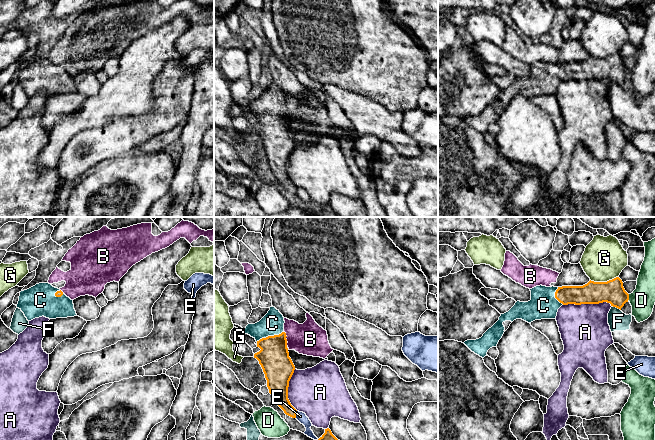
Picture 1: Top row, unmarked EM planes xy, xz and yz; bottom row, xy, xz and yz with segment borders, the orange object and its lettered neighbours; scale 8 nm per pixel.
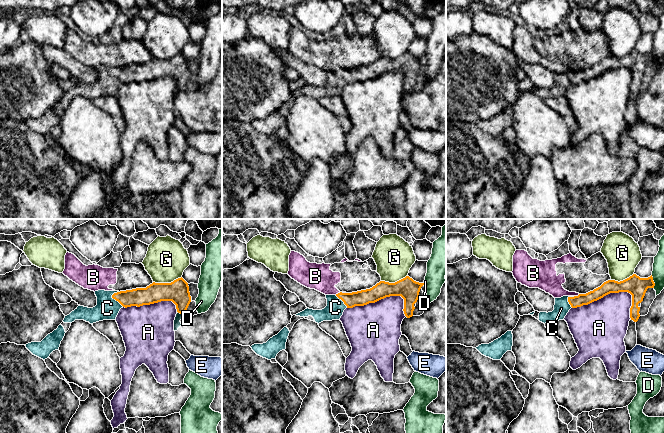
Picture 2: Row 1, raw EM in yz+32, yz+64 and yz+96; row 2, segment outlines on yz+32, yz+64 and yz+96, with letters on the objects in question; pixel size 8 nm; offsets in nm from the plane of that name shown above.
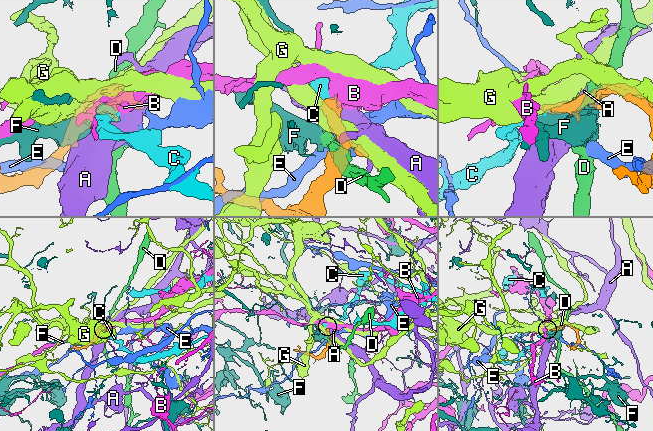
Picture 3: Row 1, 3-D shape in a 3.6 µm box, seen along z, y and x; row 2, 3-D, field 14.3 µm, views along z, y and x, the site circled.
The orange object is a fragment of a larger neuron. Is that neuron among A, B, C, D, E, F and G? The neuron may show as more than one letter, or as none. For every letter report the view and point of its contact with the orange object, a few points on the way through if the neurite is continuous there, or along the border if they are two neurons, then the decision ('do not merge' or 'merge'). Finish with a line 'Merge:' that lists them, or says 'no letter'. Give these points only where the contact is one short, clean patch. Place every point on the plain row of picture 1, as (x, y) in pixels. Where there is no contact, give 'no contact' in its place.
A: yz (587, 79) | do not merge
B: xz (286, 112) | along xz (284, 107), (287, 117) | do not merge
C: xz (269, 112) | across xz (273, 133), (273, 119), (269, 112), (272, 99) | merge
D: yz (628, 73) | along yz (629, 70), (627, 76) | do not merge
E: xz (296, 189) | do not merge
F: yz (616, 83) | along yz (612, 81), (620, 86) | do not merge
G: yz (603, 58) | along yz (617, 52), (606, 57), (590, 56) | do not merge
Merge: C

